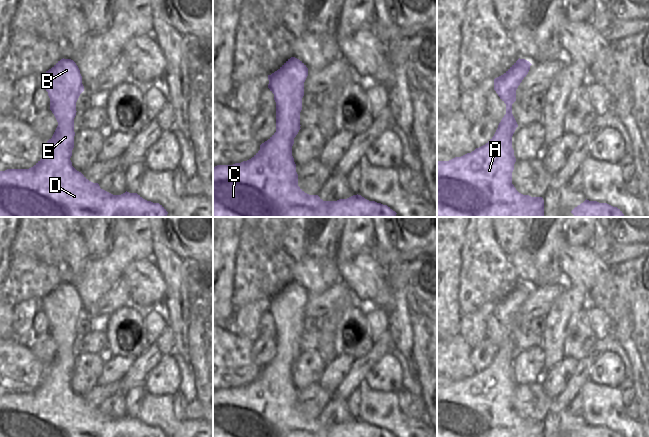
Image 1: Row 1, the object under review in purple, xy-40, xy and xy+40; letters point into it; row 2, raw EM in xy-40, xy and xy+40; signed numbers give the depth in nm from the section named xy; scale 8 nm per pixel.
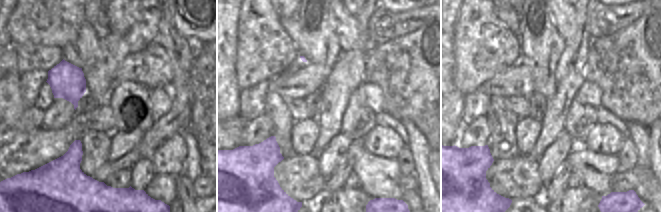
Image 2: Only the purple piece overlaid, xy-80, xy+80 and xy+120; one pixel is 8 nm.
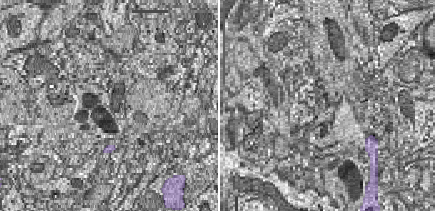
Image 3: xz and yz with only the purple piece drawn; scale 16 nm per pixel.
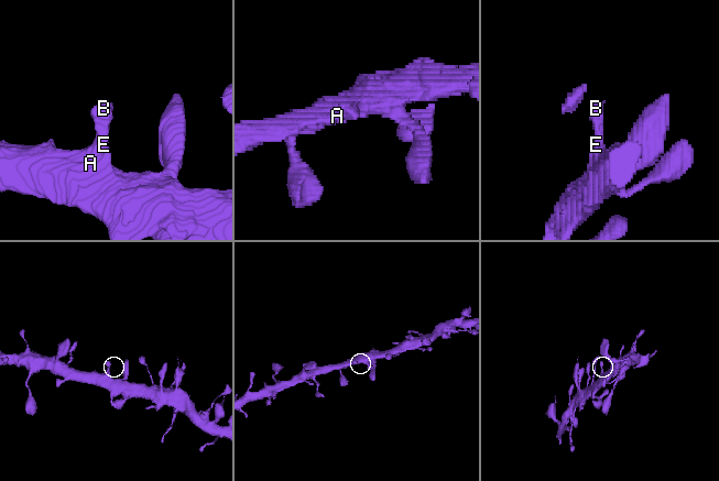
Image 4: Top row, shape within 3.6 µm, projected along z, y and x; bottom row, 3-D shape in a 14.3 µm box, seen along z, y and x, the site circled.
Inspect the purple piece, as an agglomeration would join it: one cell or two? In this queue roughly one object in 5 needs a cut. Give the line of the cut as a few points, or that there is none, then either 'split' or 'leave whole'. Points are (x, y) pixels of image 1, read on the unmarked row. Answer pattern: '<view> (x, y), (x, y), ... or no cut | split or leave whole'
no cut | leave whole

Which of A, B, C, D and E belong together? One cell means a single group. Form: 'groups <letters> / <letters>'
groups A B C D E

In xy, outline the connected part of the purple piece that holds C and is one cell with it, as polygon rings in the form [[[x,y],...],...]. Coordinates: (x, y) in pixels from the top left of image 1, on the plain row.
[[[291,281],[277,295],[268,299],[268,312],[274,318],[276,326],[276,356],[260,369],[260,374],[251,383],[233,389],[213,391],[213,437],[396,437],[387,429],[369,425],[358,418],[347,423],[323,425],[318,419],[309,419],[298,410],[292,370],[301,353],[300,336],[307,300],[308,292],[295,281]]]

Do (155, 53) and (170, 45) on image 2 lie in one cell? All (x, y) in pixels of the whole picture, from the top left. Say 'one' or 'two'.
two

